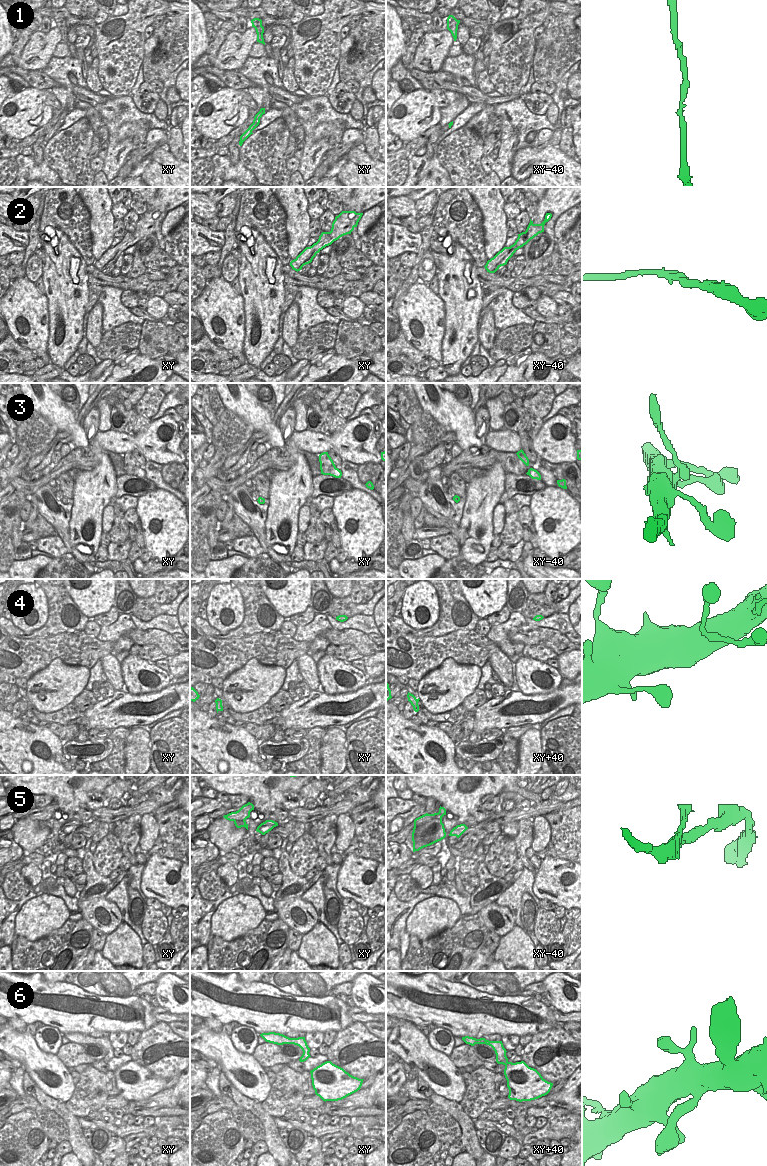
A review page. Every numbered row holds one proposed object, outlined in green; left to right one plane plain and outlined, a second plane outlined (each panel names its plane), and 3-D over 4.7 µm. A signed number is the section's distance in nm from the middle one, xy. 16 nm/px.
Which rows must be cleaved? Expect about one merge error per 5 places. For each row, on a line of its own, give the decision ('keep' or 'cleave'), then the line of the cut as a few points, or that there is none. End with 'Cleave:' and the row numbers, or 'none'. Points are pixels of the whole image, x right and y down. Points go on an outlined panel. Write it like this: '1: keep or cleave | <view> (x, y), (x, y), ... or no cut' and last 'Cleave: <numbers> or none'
1: keep | no cut
2: keep | no cut
3: keep | no cut
4: keep | no cut
5: keep | no cut
6: keep | no cut
Cleave: none

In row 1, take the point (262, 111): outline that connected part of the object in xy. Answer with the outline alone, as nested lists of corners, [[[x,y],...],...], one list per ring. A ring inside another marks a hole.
[[[261,108],[260,111],[255,115],[253,123],[249,126],[249,128],[240,136],[239,145],[242,146],[243,142],[253,134],[252,131],[259,125],[260,118],[265,114],[265,108]]]

